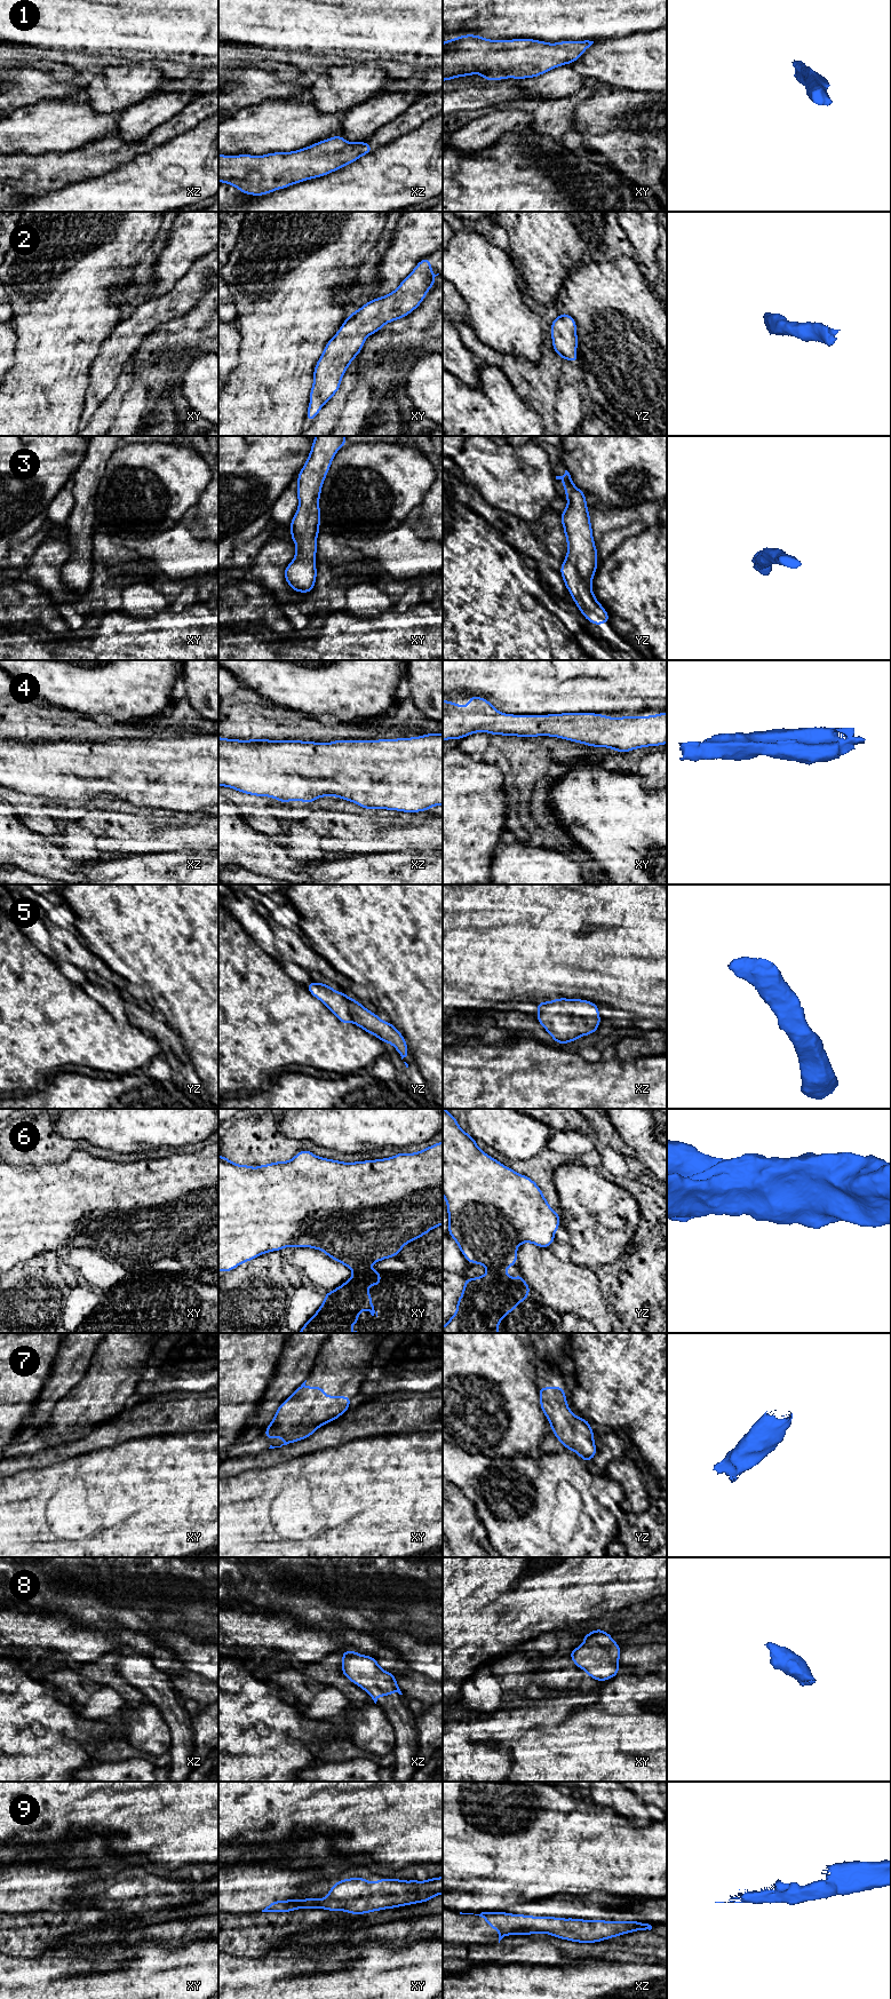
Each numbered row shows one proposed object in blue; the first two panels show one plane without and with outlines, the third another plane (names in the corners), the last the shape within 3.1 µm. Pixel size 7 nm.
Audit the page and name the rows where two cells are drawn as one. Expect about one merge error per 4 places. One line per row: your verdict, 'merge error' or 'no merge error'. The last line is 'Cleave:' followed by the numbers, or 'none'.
1: no merge error
2: no merge error
3: no merge error
4: no merge error
5: no merge error
6: merge error
7: no merge error
8: no merge error
9: no merge error
Cleave: 6

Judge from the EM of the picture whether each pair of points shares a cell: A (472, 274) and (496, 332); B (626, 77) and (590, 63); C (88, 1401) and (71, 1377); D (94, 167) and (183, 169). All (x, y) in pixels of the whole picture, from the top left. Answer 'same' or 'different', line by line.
A: same
B: same
C: different
D: different

